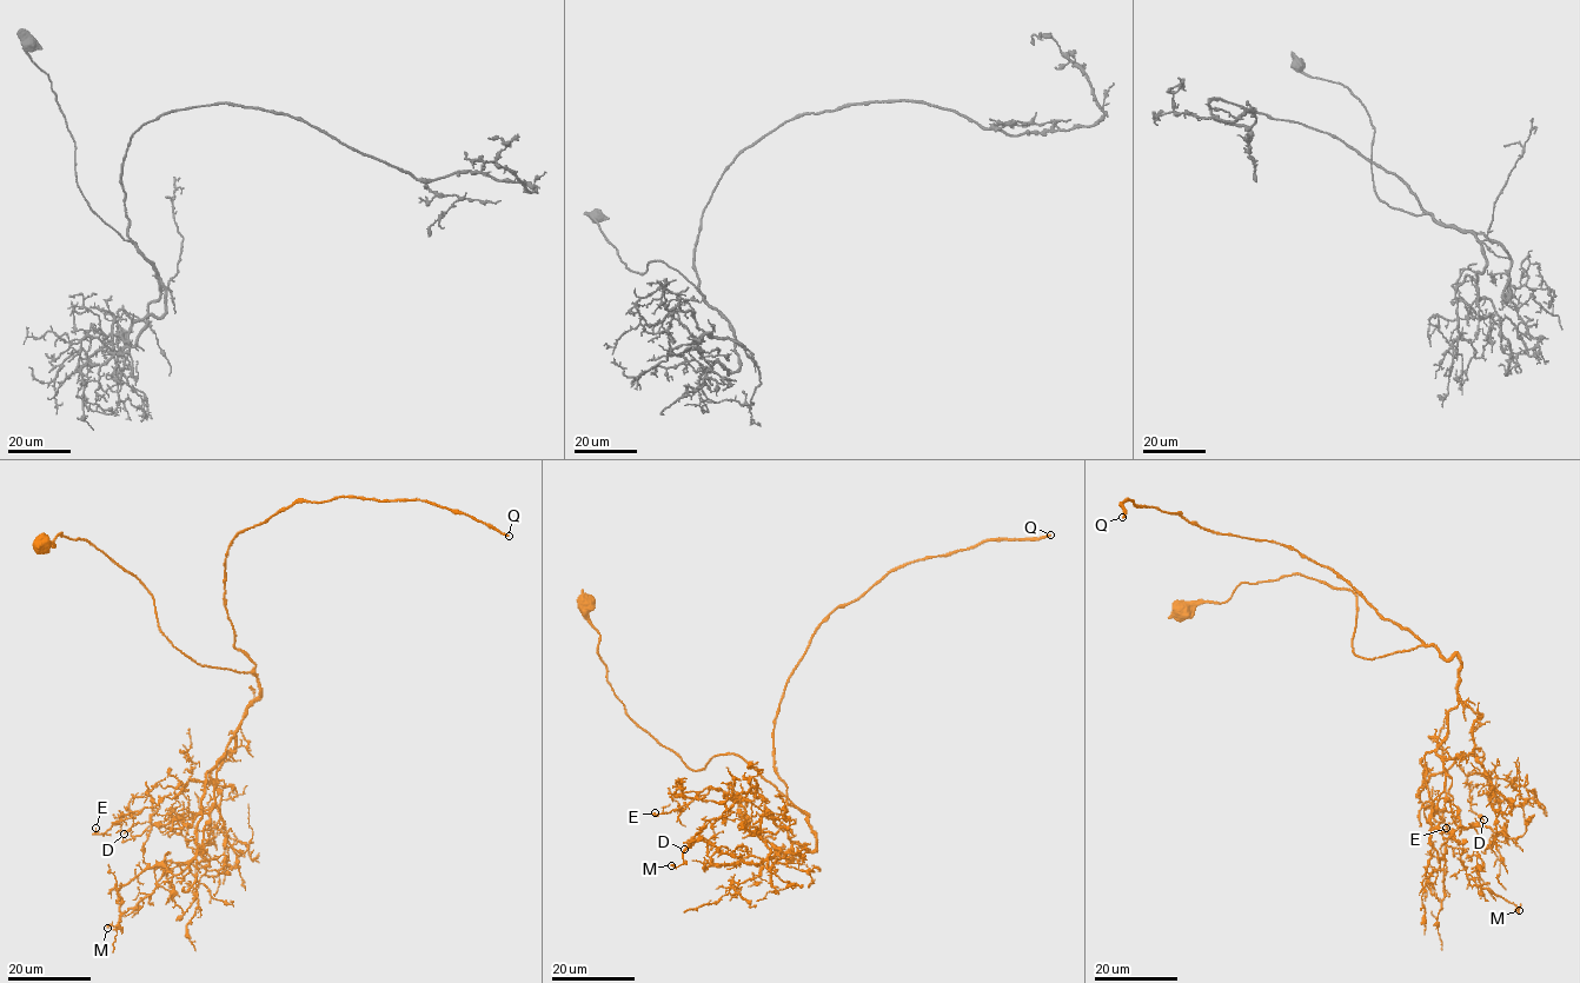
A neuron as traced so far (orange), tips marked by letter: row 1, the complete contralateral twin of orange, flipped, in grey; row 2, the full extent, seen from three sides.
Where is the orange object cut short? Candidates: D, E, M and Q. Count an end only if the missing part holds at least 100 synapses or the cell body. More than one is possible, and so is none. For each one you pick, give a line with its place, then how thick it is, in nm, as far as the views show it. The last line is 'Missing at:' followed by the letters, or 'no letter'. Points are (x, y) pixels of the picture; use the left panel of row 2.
Q: (509, 536) | 280 nm
Missing at: Q

